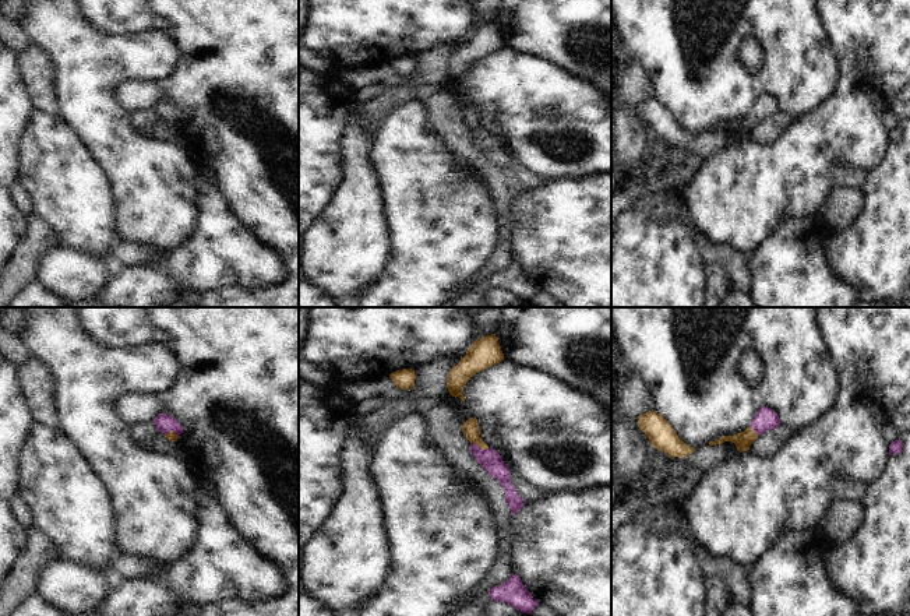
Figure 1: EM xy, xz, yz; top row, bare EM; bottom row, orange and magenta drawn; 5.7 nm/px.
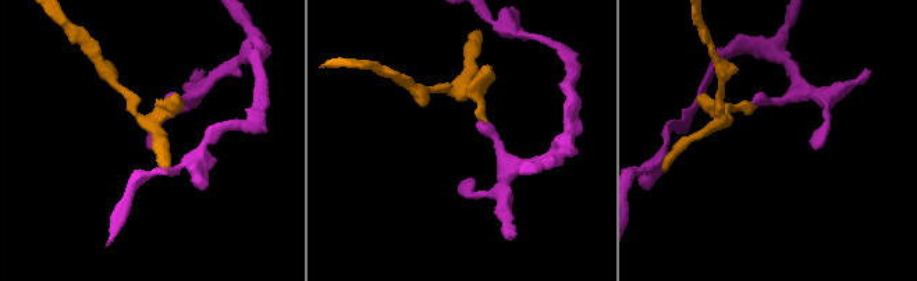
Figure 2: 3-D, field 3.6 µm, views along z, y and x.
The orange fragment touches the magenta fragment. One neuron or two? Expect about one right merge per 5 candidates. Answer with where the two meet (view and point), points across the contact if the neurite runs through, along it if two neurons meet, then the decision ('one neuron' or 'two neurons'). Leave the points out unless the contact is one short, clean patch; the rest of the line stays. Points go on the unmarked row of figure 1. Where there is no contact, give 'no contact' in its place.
contact xz (480, 134); way xz (471, 116), (480, 134), (490, 147); one neuron

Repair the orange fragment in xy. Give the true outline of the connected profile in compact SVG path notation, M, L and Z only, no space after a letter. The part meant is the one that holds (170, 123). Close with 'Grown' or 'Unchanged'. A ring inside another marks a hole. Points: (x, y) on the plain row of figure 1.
M163 99L154 106L154 112L169 129L177 127L183 119L183 113L174 105Z. Grown.

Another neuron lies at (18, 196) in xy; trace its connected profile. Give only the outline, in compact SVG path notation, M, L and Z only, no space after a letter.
M18 180L11 183L10 201L27 217L32 214L32 201Z

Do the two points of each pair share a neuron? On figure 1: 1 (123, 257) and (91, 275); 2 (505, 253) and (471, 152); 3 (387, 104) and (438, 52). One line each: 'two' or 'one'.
1: two
2: one
3: one

